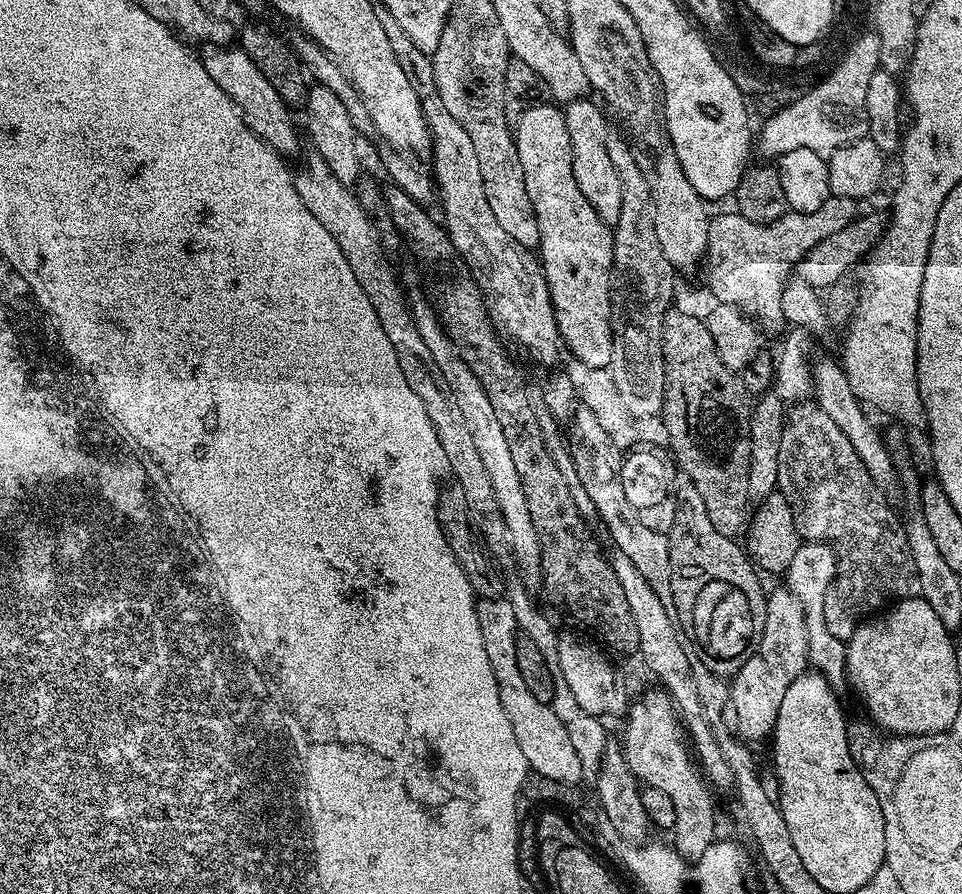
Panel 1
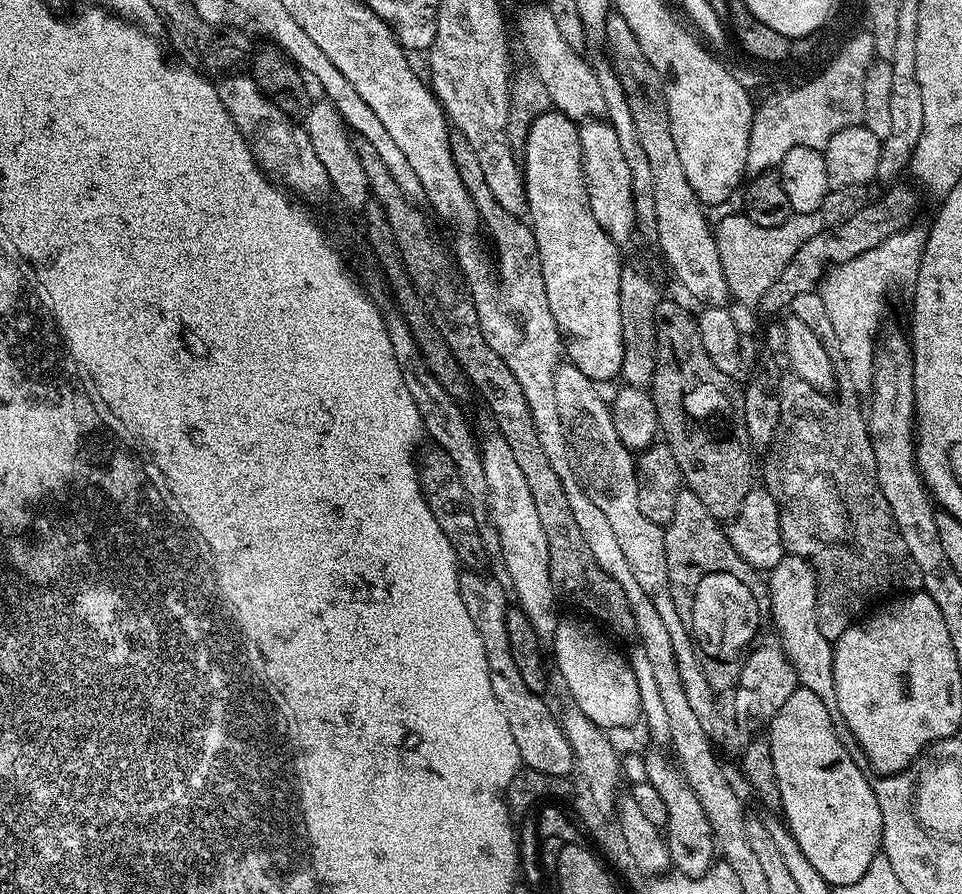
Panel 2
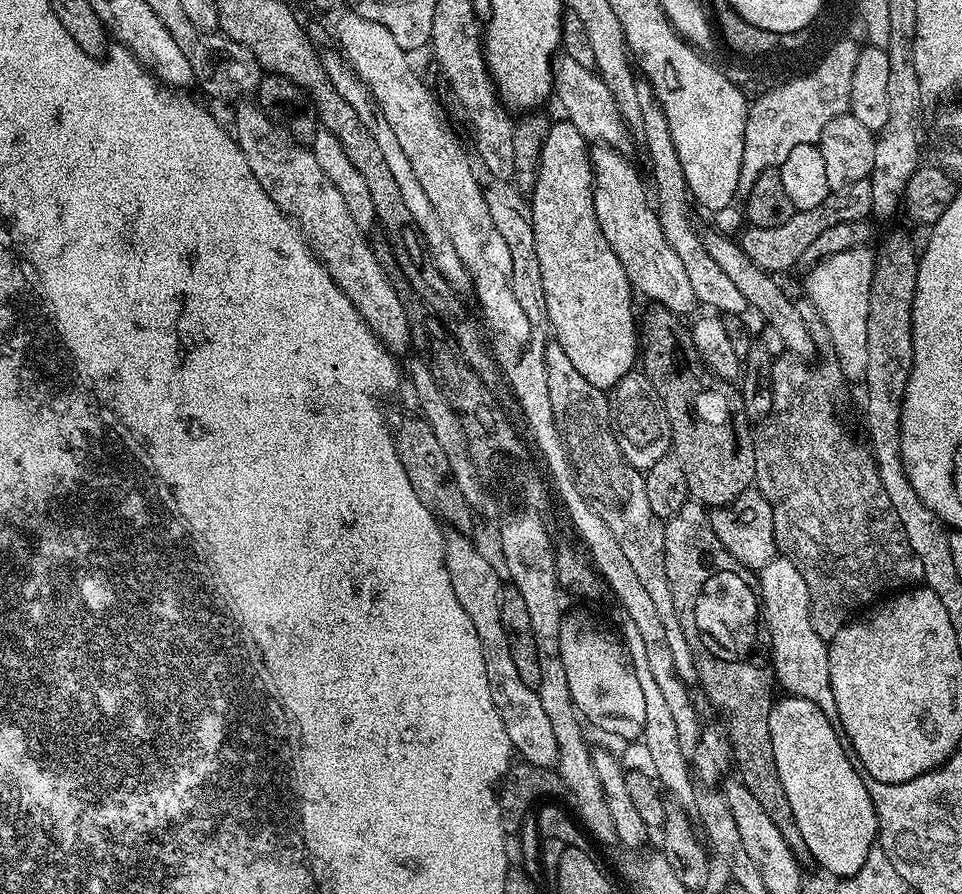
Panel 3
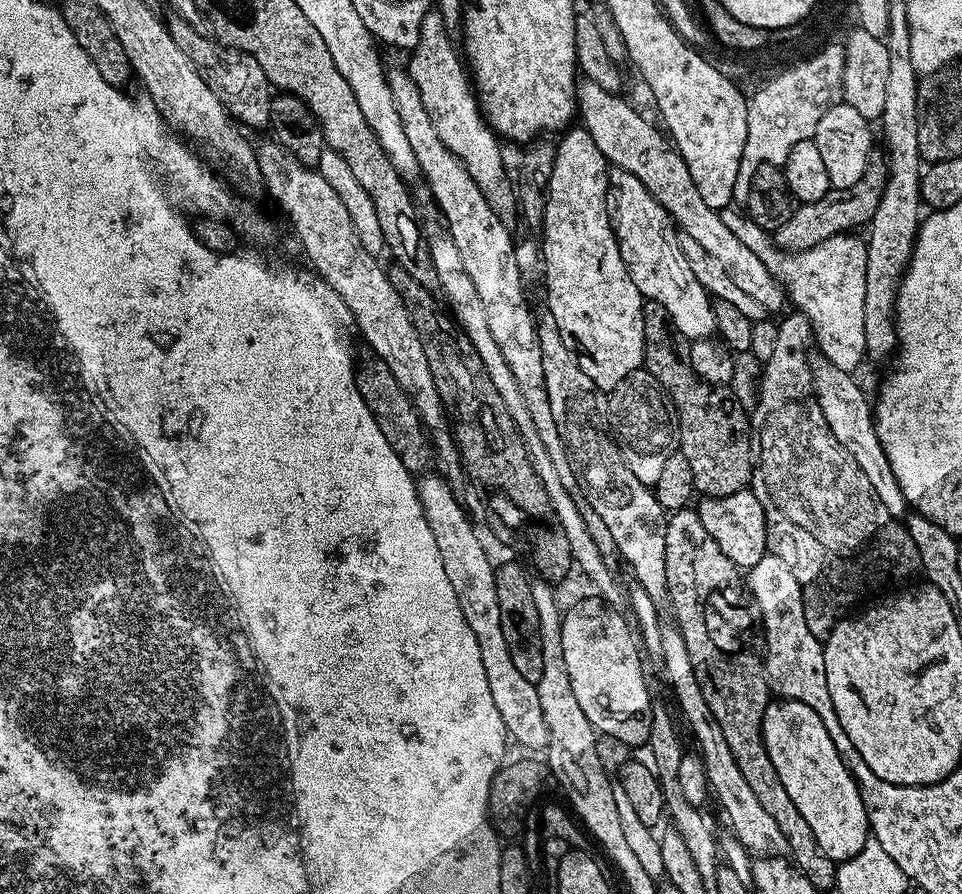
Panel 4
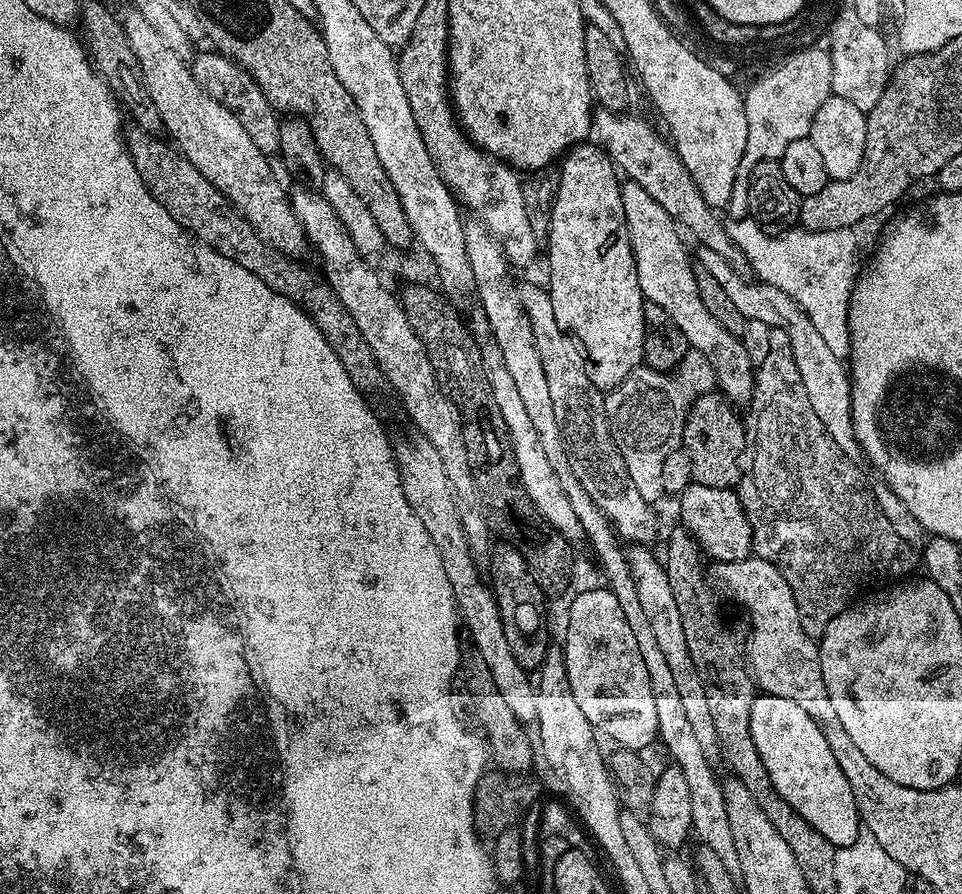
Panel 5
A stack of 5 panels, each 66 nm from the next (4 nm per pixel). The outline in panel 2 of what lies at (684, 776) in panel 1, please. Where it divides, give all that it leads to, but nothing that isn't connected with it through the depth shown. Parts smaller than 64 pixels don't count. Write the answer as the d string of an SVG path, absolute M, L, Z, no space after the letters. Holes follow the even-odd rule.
M660 750L652 751L656 752L647 753L644 756L646 774L648 775L646 783L654 786L654 790L658 790L662 802L666 802L666 818L668 819L666 841L671 867L675 871L681 872L683 876L689 876L690 878L705 876L718 860L716 844L712 839L710 821L705 810L702 810L701 803L698 802L697 794L694 794L694 790L690 788L689 782L674 763L673 757L668 754L663 756L660 753L663 751Z

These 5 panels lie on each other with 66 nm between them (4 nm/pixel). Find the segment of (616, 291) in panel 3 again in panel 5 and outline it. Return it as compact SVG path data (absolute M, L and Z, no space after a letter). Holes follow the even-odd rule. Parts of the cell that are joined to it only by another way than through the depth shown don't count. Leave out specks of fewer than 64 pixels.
M596 142L575 144L573 148L568 149L559 161L558 171L560 174L560 185L552 203L550 230L548 231L548 239L546 241L546 247L548 247L548 281L546 281L546 287L550 294L550 302L554 302L554 319L558 321L558 326L562 326L562 330L568 333L583 351L586 374L590 374L590 382L594 382L594 386L598 386L602 390L611 390L618 387L635 368L641 367L644 359L645 298L642 290L638 286L638 270L634 266L634 254L630 246L630 234L626 230L626 218L622 210L622 198L620 197L622 180L618 175L618 169L613 164L612 159L600 147L599 143Z

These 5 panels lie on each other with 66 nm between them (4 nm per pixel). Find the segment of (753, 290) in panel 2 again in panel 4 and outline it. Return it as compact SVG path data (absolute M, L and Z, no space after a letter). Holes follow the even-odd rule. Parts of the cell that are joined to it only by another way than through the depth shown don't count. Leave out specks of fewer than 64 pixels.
M869 167L864 177L849 188L832 188L818 202L800 204L792 213L790 222L776 229L774 240L781 249L788 252L801 252L806 248L818 246L818 242L826 242L826 238L843 236L851 233L852 228L863 229L872 223L874 210L878 210L878 202L882 198L884 178L886 172L883 167Z

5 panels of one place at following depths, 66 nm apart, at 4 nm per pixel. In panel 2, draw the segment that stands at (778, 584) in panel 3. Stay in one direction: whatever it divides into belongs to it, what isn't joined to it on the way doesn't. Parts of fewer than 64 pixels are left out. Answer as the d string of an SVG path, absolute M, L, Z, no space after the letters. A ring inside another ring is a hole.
M786 554L778 566L770 569L766 583L770 593L770 618L776 622L780 631L778 643L792 663L799 687L810 690L822 698L822 706L831 713L836 712L836 695L832 685L832 649L833 641L822 638L818 630L816 613L816 569L801 556Z

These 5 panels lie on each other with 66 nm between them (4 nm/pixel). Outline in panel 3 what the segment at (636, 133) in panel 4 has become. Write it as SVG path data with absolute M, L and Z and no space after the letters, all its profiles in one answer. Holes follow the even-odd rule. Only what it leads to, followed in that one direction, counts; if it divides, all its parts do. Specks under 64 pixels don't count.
M561 55L554 64L554 96L564 107L563 115L584 135L584 139L597 144L608 144L612 148L627 149L630 133L628 124L610 94L610 86L593 69L582 66L574 58ZM709 230L703 233L702 239L706 250L714 262L718 262L718 266L722 271L730 277L730 282L734 282L734 286L738 286L738 290L742 293L742 298L746 298L748 308L756 311L765 321L767 327L778 330L778 334L782 334L782 342L785 349L789 353L803 358L812 358L816 356L815 338L812 336L811 330L805 317L801 315L799 307L780 289L780 284L775 275L758 267L755 262L740 249L739 243L731 235L715 230Z

